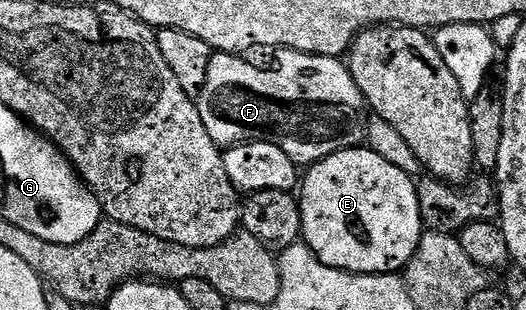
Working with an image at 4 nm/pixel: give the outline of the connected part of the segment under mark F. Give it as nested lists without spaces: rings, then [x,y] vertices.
[[[282,51],[271,65],[257,65],[246,55],[215,52],[208,63],[208,79],[196,97],[200,119],[219,147],[244,141],[270,141],[291,157],[295,165],[309,167],[342,149],[357,149],[366,139],[368,106],[356,87],[347,62],[337,57]]]

